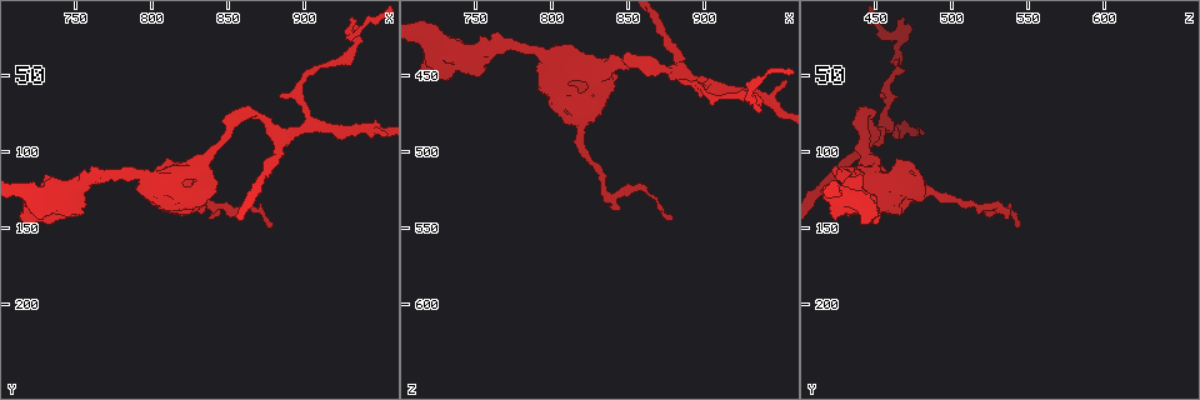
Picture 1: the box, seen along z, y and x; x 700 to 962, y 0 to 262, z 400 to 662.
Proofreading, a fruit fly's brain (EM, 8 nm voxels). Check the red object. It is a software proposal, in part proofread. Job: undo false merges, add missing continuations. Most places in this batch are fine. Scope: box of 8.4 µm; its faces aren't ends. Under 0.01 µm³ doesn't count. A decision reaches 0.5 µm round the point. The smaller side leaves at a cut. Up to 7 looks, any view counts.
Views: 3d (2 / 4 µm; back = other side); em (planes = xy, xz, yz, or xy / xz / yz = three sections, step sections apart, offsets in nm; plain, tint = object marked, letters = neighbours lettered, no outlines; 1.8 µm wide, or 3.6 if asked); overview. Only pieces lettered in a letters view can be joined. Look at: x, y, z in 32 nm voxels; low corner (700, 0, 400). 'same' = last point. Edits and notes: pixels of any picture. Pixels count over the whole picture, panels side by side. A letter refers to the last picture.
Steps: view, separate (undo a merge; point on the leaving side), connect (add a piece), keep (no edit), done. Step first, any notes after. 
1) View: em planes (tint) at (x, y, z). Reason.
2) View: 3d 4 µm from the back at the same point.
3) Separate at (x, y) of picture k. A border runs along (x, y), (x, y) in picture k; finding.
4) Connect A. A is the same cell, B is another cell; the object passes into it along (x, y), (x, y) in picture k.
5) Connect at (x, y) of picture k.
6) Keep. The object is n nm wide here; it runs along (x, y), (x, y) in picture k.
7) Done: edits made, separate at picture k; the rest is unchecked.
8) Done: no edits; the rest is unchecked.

View: em planes (letters) at (932, 24, 458). Calibre changes.

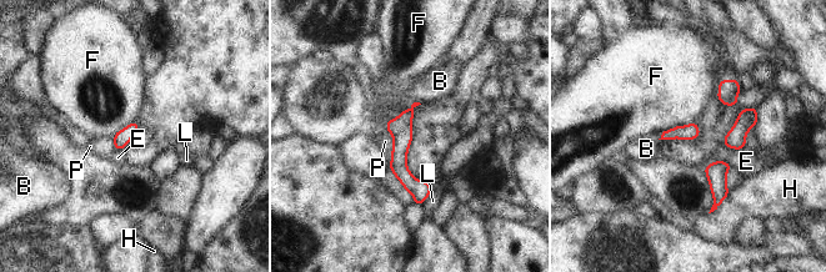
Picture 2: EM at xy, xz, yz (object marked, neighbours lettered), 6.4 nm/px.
Keep. B, E, F, H, L and P are other cells; a border runs along (412, 104), (386, 122), (390, 135) in picture 2; one neuron here.

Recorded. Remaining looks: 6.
View: 3d 2 µm at (900, 84, 454).

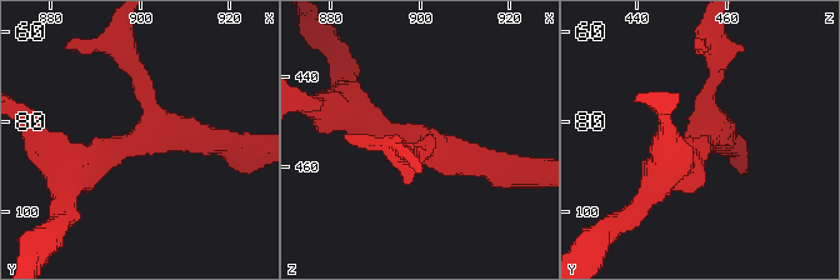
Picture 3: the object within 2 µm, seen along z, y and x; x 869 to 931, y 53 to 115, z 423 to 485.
View: em planes (letters) at (902, 82, 455). 3 arms meet here; the arms are 160, 190, 280 nm wide; need the tissue.

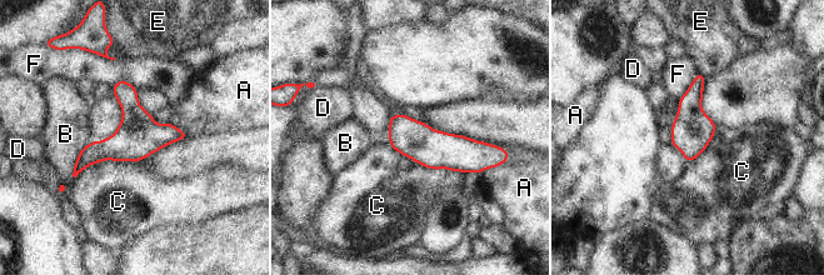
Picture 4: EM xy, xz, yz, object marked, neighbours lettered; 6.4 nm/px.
Keep. A, B, C, D, E and F are other cells; a border runs along (390, 144), (428, 168), (464, 173) in picture 4; all the same neuron.

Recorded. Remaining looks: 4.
View: em xz step 8 (letters) at (756, 130, 446). An open end.

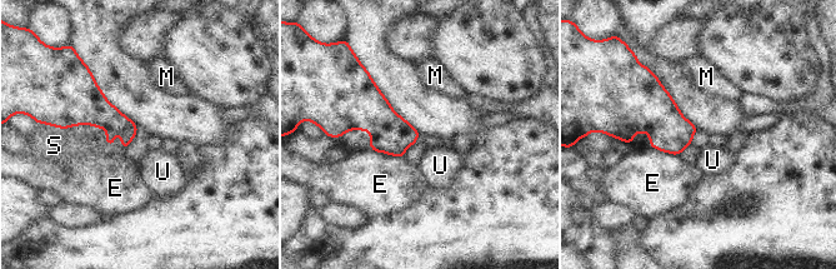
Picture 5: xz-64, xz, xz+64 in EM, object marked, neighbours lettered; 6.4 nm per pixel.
Keep. E, M, S and U are other cells; a border runs along (104, 140), (119, 135), (125, 149) in picture 5; no lettered piece goes on from it.

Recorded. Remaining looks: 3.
Done: no edits; the rest is unchecked.

